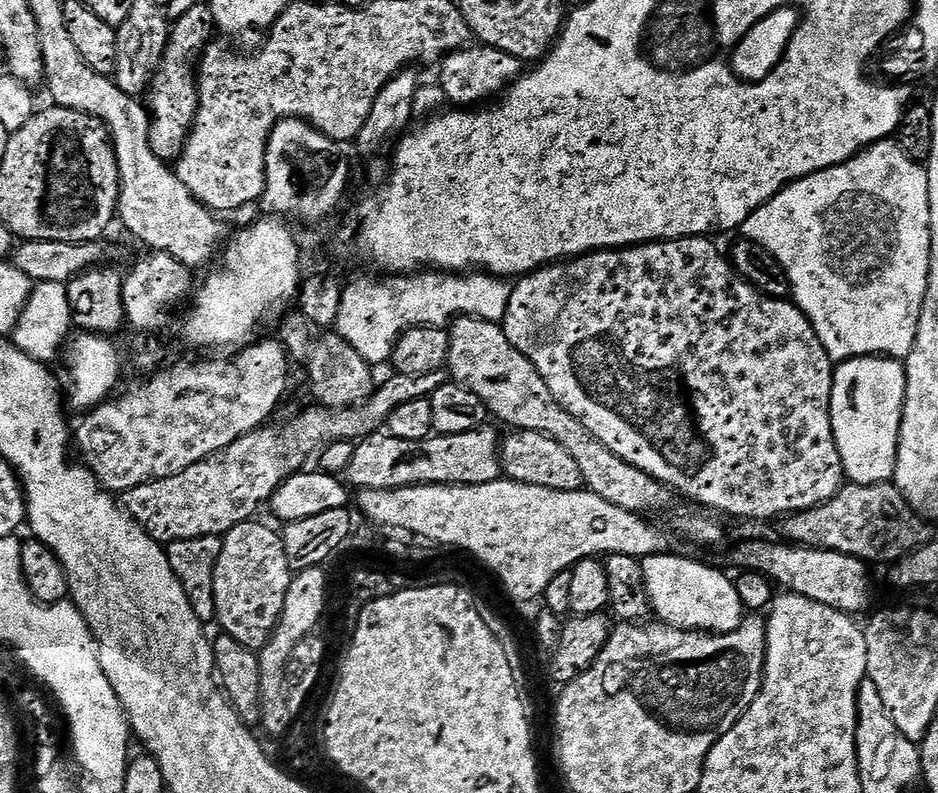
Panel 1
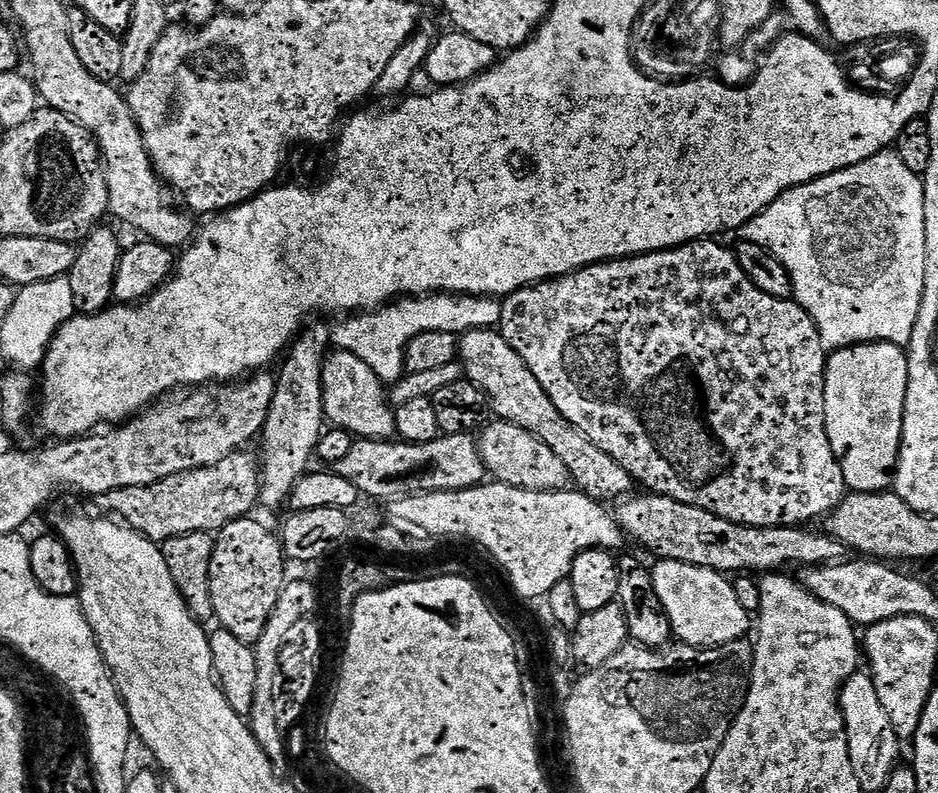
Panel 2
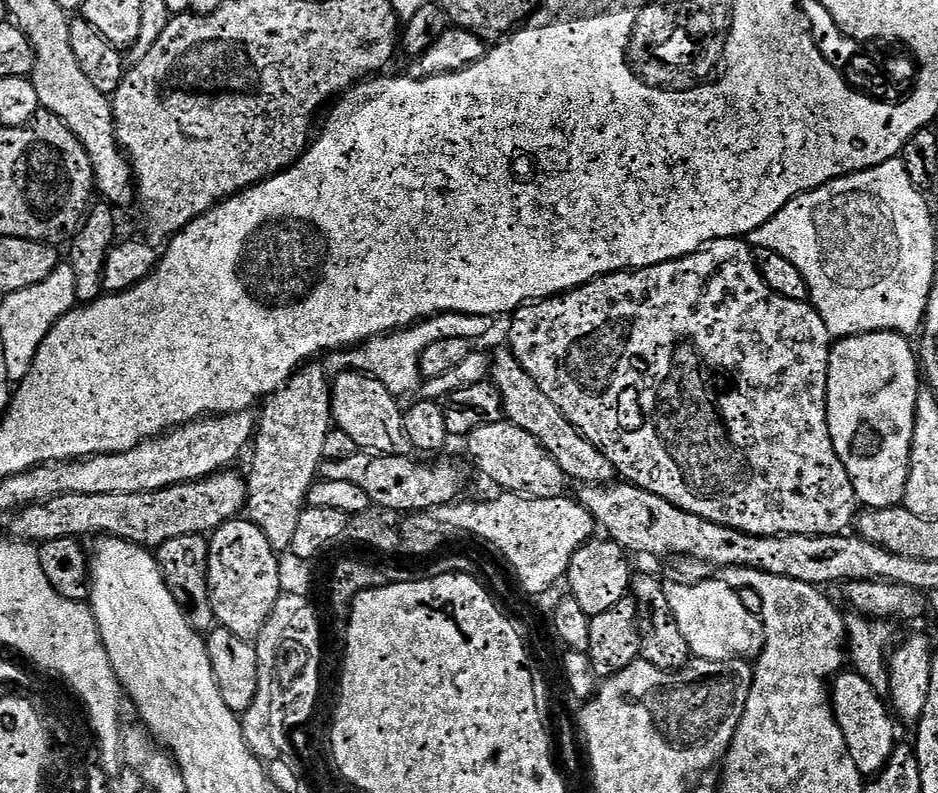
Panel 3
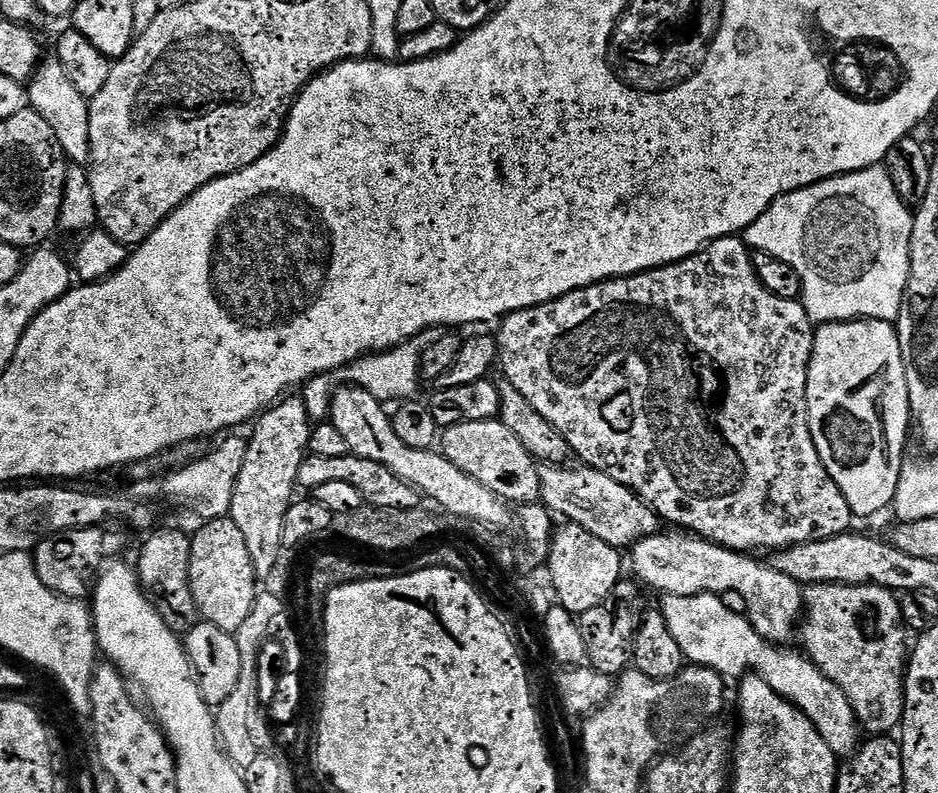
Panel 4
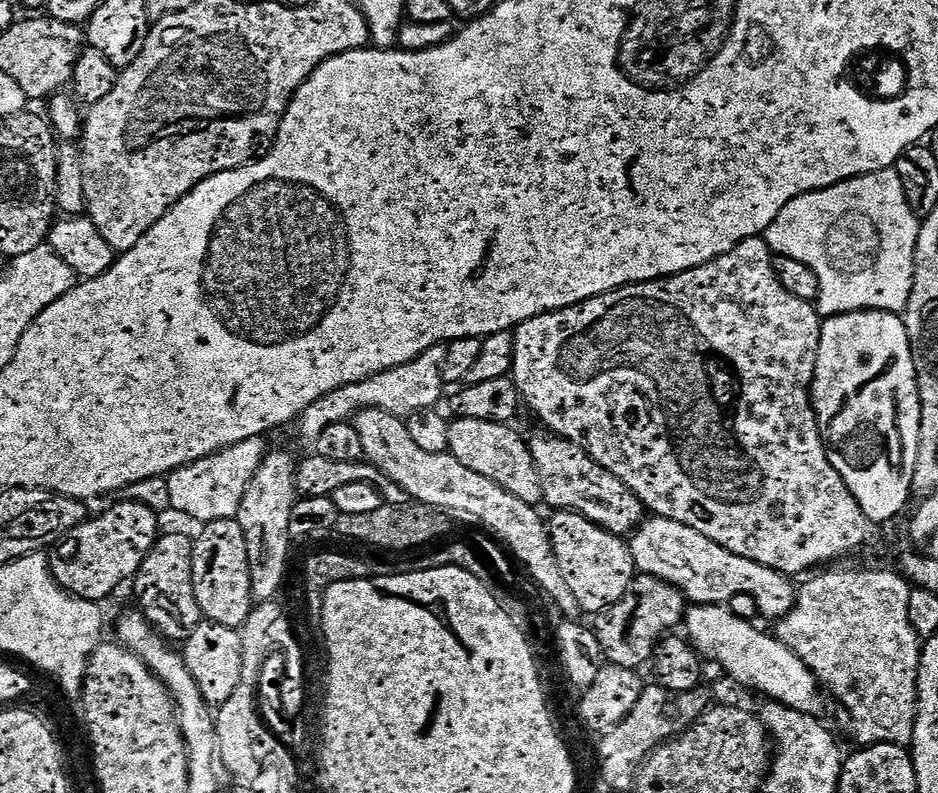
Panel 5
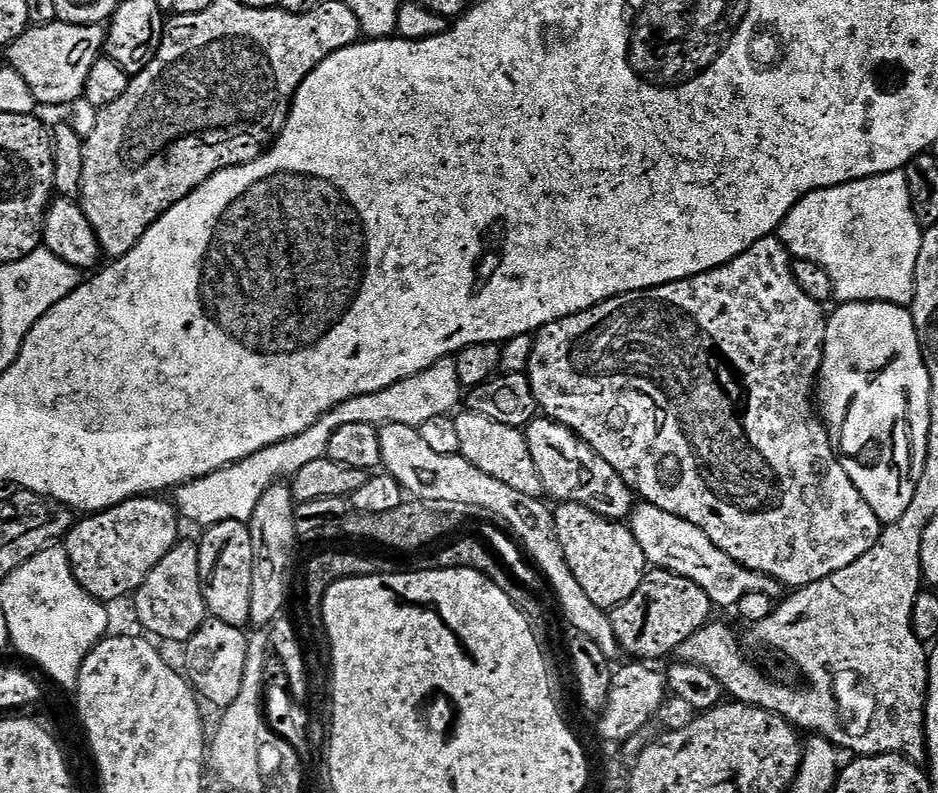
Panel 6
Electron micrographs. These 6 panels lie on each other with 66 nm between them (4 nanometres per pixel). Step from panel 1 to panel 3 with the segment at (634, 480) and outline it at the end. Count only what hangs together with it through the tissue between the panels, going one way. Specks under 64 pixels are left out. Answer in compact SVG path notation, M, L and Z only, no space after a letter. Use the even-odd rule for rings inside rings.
M505 354L500 356L490 368L490 376L494 381L497 391L500 392L500 402L503 415L509 424L518 426L534 438L538 438L541 448L548 451L548 455L556 461L560 471L569 481L577 480L577 485L610 485L613 483L617 470L602 454L586 439L586 437L567 420L559 410L538 390L534 378L522 370L522 366L516 361L515 356Z

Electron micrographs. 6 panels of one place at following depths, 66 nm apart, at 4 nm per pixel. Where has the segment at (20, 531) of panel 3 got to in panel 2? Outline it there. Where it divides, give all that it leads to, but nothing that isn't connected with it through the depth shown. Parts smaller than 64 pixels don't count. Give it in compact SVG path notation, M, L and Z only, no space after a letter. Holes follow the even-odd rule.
M248 450L232 452L214 466L202 466L170 478L162 478L150 486L130 486L110 490L95 497L101 513L119 518L127 527L140 532L147 540L163 542L195 532L220 531L230 522L243 520L260 499L260 470L258 460Z

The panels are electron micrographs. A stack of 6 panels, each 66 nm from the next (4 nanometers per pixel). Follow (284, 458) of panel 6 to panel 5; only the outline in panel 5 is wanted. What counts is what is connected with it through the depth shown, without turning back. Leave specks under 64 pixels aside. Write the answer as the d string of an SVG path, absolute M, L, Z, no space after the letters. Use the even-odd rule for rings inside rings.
M413 362L407 367L391 368L388 372L380 372L368 380L358 384L350 384L346 388L338 388L329 396L324 396L318 402L311 404L298 421L300 432L306 439L327 433L333 424L339 424L355 417L361 408L381 408L387 412L394 412L397 416L407 417L409 412L417 412L423 408L435 408L442 399L440 392L444 388L444 380L438 373L432 372L427 376L420 372L421 365ZM255 436L246 438L234 446L224 448L193 464L182 466L178 470L169 472L166 477L168 483L168 500L176 512L189 516L192 520L200 520L201 525L215 520L234 520L242 506L242 498L246 494L246 486L250 486L250 478L258 470L266 455L265 437Z

